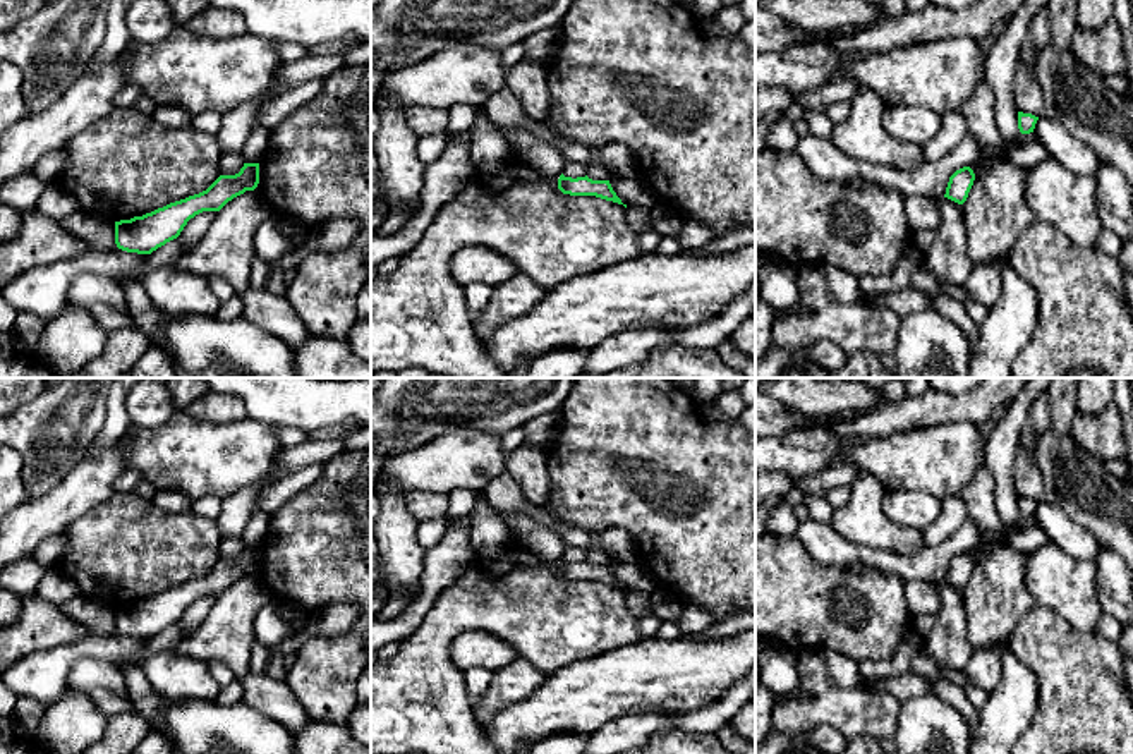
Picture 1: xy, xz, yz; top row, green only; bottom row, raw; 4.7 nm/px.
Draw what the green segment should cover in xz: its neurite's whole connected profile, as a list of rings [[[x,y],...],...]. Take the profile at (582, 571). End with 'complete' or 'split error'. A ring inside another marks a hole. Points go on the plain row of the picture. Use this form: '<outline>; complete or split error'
[[[561,558],[558,563],[558,574],[563,579],[570,581],[596,581],[606,586],[623,589],[621,584],[613,575],[609,565],[592,565],[587,560],[572,563]]]; complete

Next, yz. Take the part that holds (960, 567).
[[[963,551],[963,553],[956,555],[949,562],[944,582],[948,582],[958,589],[963,589],[973,570],[973,565],[975,565],[975,558],[970,551]]]; complete

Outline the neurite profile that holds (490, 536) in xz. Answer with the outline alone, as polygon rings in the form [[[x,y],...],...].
[[[479,491],[472,510],[474,524],[470,526],[470,544],[474,555],[498,558],[506,551],[510,531],[496,510]]]

